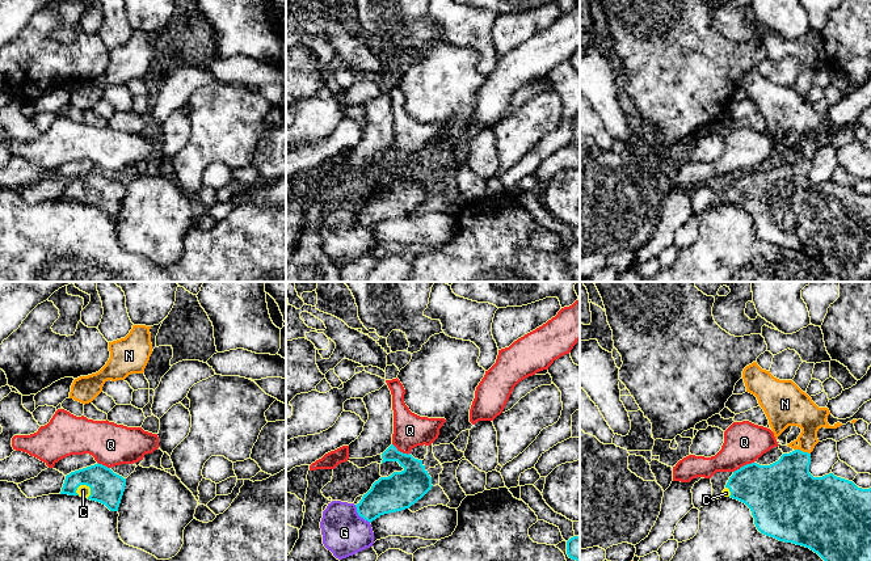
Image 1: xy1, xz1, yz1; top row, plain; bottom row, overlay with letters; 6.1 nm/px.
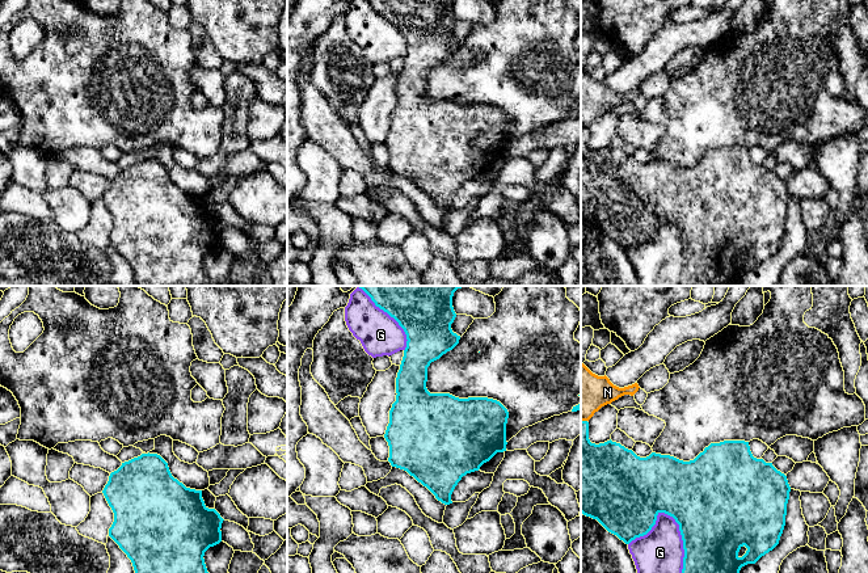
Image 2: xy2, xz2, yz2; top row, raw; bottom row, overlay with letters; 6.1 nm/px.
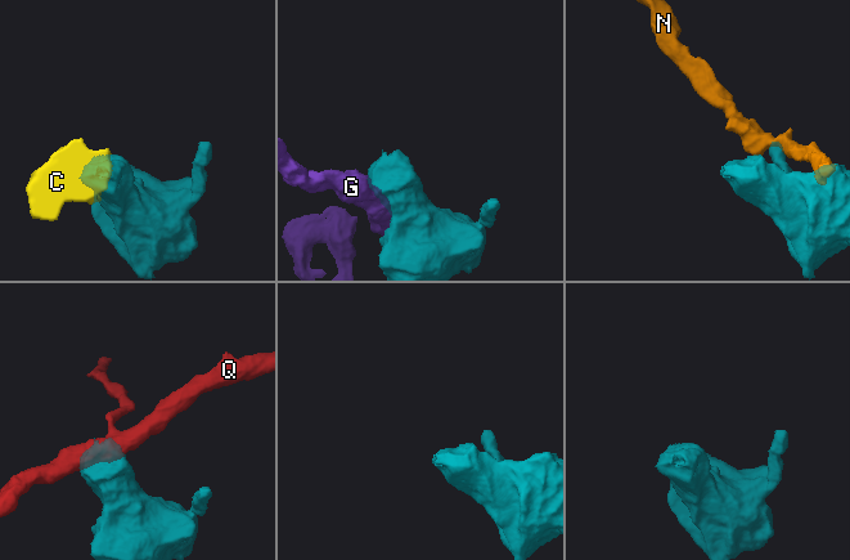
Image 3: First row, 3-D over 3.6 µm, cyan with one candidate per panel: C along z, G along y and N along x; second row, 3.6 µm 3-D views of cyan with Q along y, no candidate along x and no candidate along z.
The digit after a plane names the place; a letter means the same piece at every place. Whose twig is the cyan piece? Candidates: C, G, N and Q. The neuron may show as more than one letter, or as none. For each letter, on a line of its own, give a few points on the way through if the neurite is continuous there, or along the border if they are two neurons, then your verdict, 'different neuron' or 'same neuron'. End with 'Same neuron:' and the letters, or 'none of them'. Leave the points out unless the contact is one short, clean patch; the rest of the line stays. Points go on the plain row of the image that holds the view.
C: way xy1 (106, 193), (101, 190), (81, 190), (83, 197); same neuron
G: different neuron
N: border yz1 (795, 155), (810, 160); different neuron
Q: border yz1 (753, 168), (741, 172), (733, 178); different neuron
Same neuron: C

